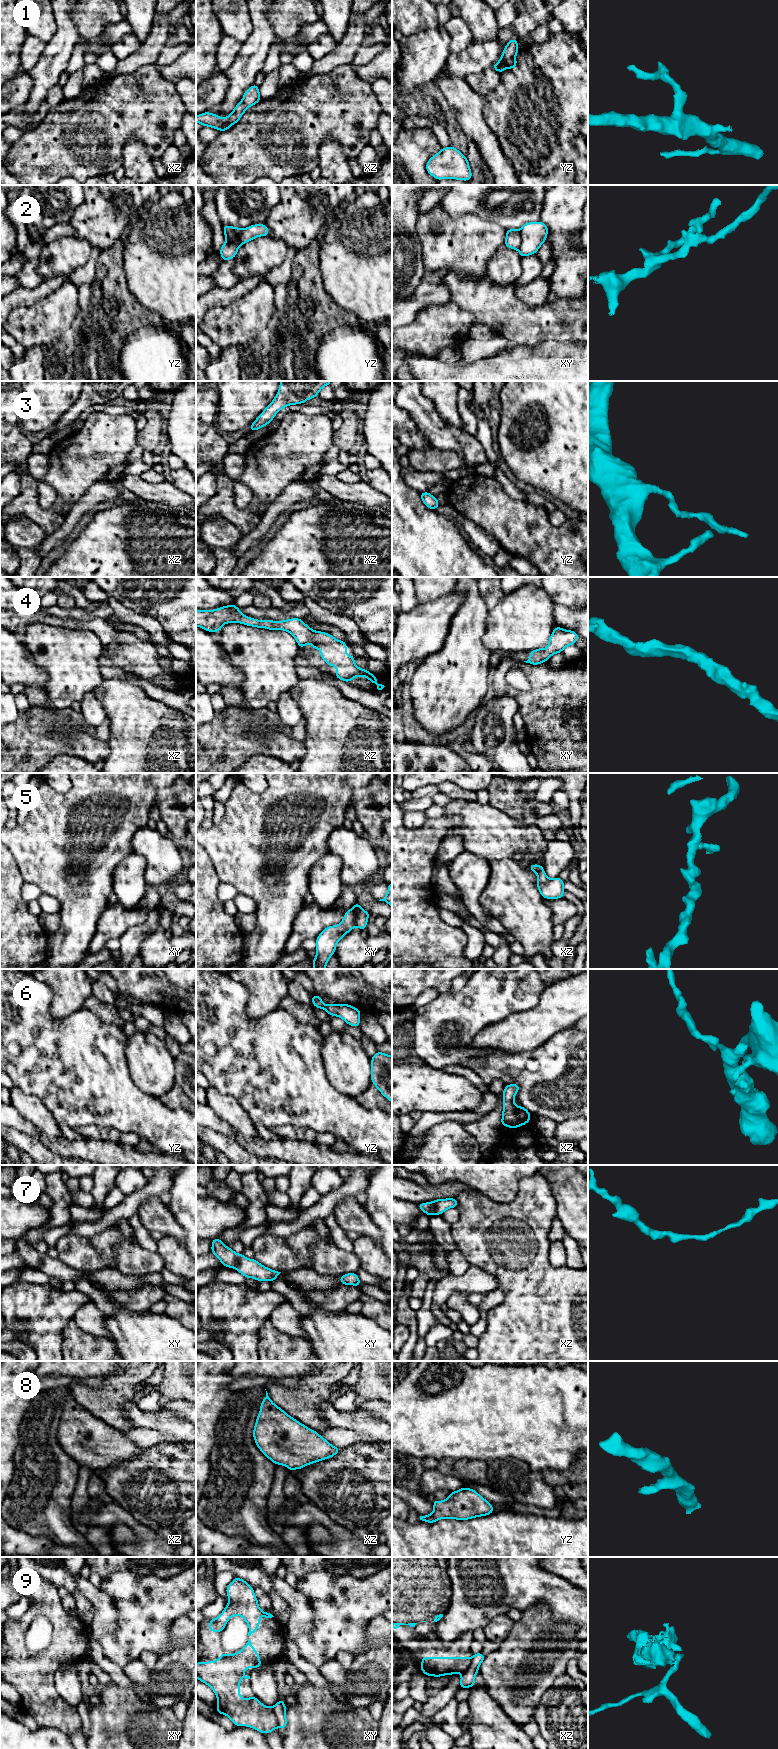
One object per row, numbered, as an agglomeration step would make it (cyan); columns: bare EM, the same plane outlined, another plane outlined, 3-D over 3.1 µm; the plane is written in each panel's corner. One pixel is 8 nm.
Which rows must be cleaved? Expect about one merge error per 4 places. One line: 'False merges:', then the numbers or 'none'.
False merges: 1, 9

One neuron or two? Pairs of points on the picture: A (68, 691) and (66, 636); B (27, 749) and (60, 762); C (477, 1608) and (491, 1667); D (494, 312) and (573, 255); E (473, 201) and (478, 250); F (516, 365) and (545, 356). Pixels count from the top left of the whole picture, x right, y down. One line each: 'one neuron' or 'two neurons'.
A: one neuron
B: two neurons
C: two neurons
D: two neurons
E: two neurons
F: one neuron

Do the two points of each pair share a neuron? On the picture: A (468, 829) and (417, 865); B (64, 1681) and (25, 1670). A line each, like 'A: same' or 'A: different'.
A: different
B: different

